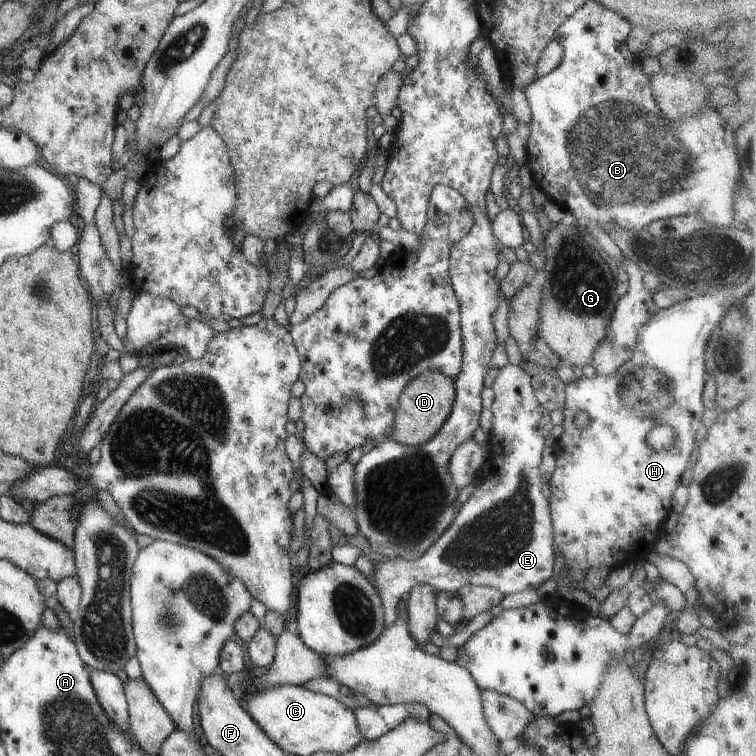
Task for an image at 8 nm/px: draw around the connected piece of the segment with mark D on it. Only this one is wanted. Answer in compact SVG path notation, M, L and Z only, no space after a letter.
M435 369L421 372L405 385L399 395L389 439L404 445L421 444L429 440L445 422L453 399L453 378Z

